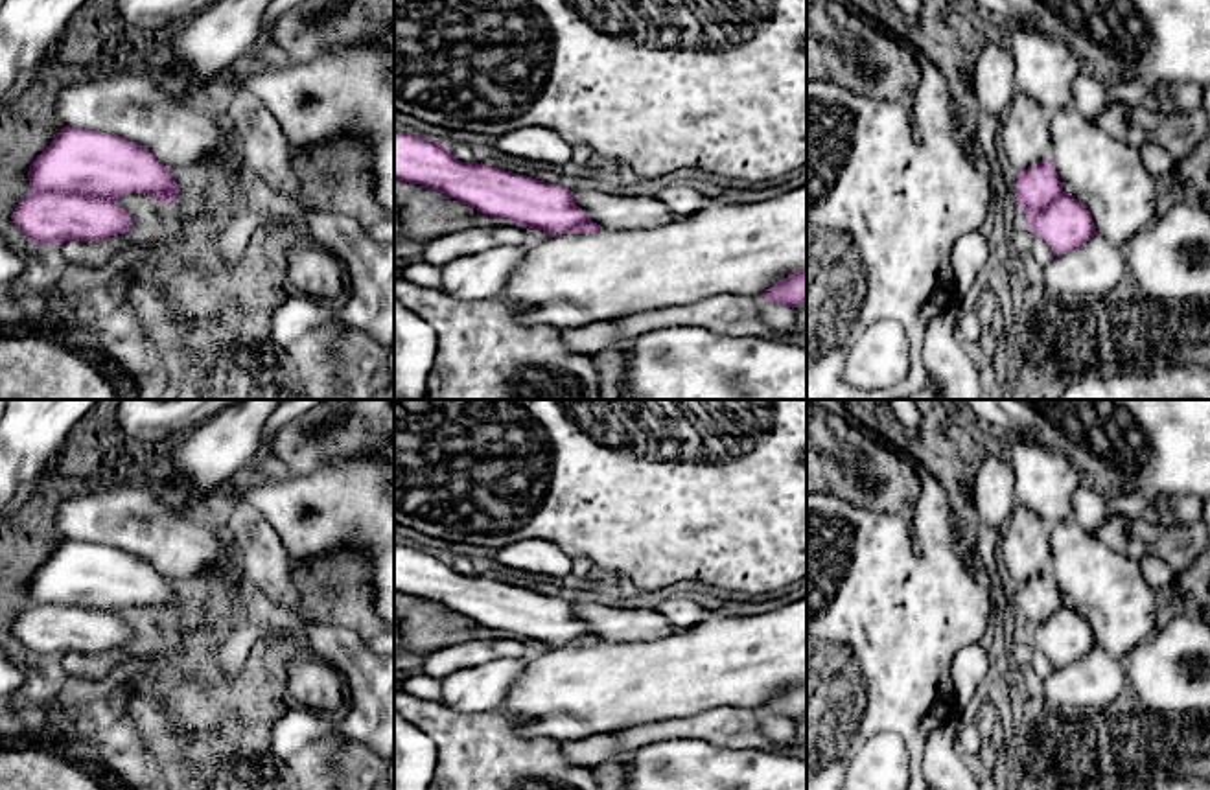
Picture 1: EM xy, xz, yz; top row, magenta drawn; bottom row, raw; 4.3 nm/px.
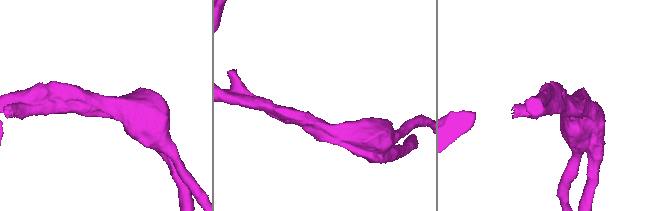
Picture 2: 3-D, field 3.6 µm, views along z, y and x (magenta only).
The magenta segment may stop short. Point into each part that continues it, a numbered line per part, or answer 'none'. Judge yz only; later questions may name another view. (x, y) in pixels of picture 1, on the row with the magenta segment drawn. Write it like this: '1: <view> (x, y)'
1: yz (1024, 127)

